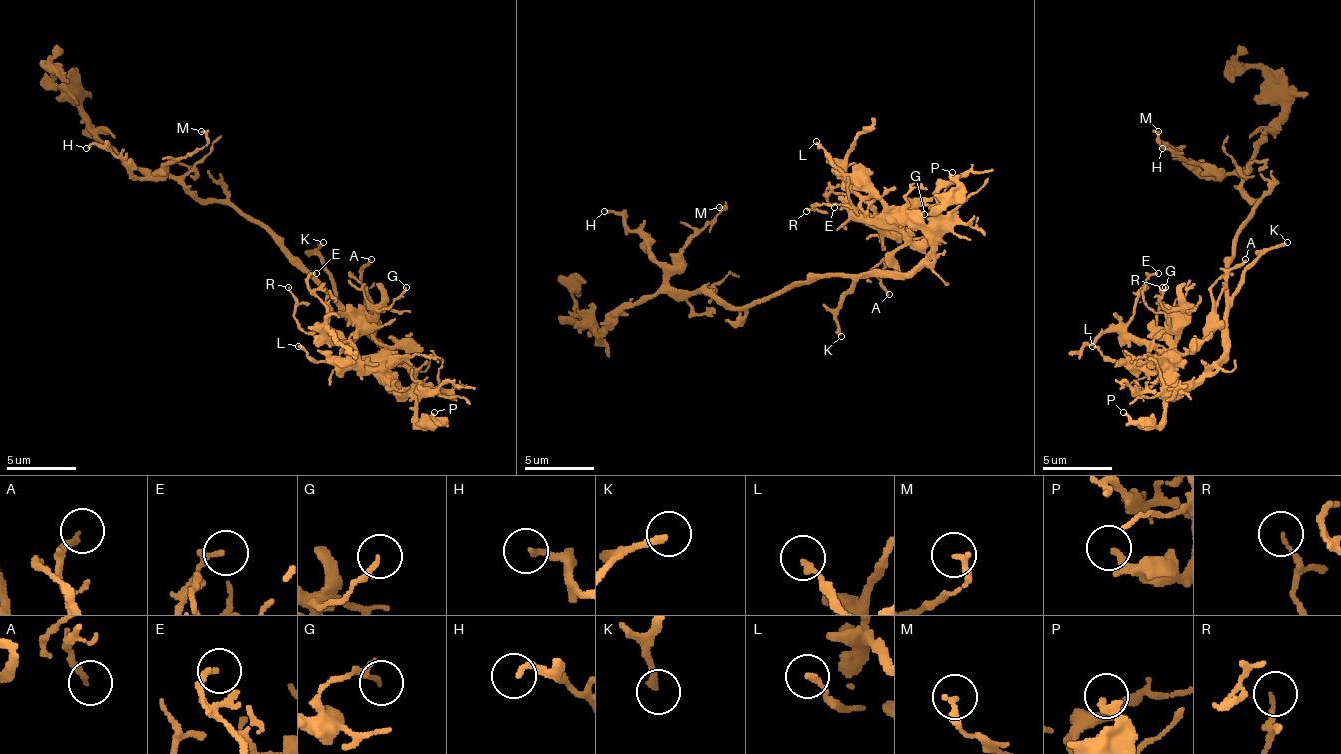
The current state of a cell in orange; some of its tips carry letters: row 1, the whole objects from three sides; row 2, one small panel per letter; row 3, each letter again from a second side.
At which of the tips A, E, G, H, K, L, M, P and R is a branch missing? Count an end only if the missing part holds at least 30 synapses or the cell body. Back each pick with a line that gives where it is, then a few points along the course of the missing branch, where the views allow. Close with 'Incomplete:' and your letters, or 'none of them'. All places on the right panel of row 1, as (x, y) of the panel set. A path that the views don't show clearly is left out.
K: (1287, 242)
Incomplete: K

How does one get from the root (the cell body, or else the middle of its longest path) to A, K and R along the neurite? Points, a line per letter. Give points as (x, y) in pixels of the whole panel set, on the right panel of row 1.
A: (1238, 235), (1228, 266), (1228, 322), (1221, 329), (1214, 301), (1224, 277), (1245, 259)
K: (1238, 235), (1235, 256), (1228, 266), (1228, 291), (1231, 294), (1238, 280), (1269, 249), (1276, 249), (1287, 242)
R: (1238, 235), (1235, 256), (1228, 266), (1228, 322), (1179, 357), (1155, 329), (1155, 332), (1162, 287)

